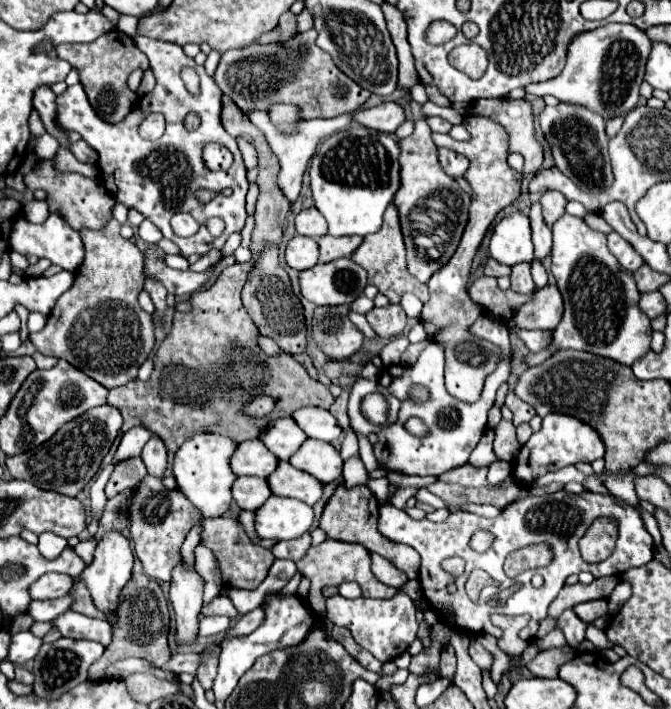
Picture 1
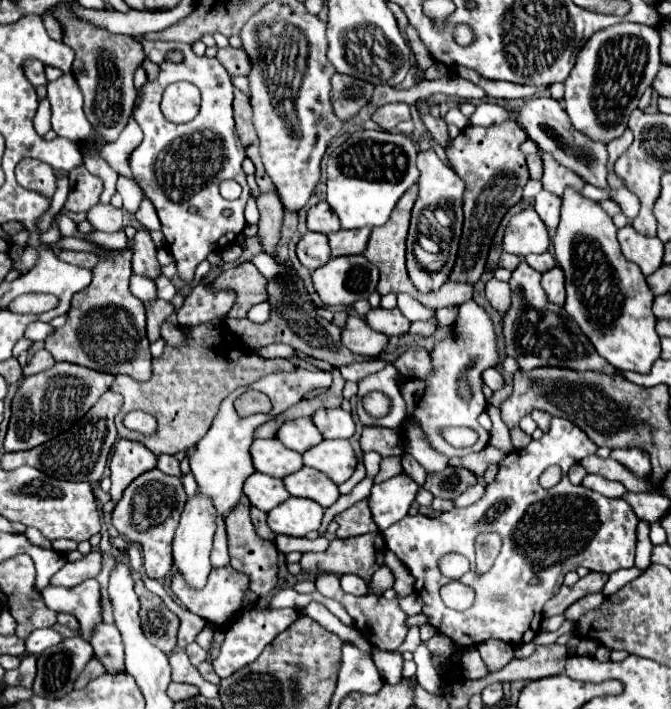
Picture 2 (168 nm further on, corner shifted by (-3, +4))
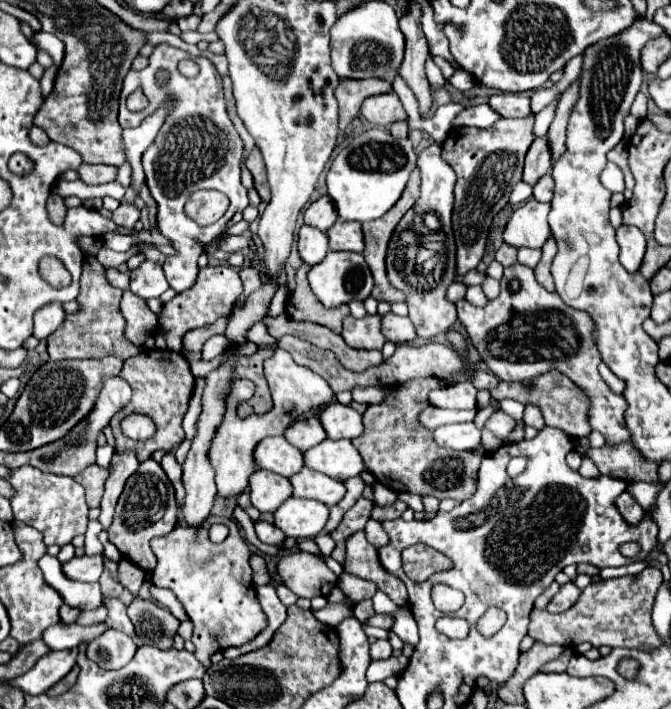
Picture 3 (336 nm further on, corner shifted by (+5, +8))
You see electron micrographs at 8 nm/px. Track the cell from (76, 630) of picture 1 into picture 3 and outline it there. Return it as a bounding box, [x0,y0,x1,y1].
[88,628,136,670]

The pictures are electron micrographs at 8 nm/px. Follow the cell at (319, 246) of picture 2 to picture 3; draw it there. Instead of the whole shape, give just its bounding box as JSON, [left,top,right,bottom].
[298,224,328,266]

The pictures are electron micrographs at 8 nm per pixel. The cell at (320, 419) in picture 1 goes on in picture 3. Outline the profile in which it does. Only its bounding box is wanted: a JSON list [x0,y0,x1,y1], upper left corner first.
[318,402,362,440]

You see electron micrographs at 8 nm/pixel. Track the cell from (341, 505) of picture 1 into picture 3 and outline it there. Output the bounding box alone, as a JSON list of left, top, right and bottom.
[330,498,372,565]

